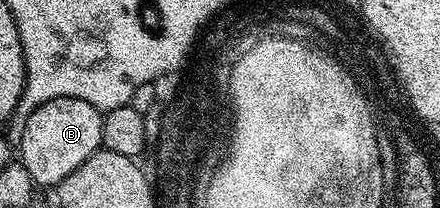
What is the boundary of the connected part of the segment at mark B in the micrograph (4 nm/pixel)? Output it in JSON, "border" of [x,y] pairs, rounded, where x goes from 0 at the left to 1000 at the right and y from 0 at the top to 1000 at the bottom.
{"border":[[[118,471],[57,563],[50,615],[45,784],[73,837],[80,889],[141,880],[164,817],[173,817],[211,731],[232,712],[234,543],[218,510],[182,471]]]}

